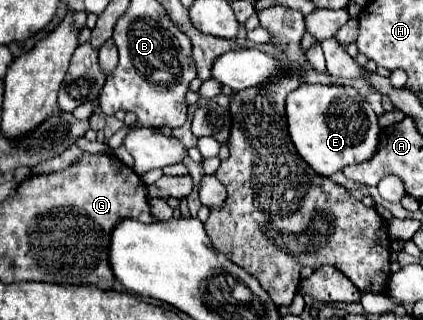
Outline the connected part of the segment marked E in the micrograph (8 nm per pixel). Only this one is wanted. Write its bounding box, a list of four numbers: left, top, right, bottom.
[287,83,379,175]

